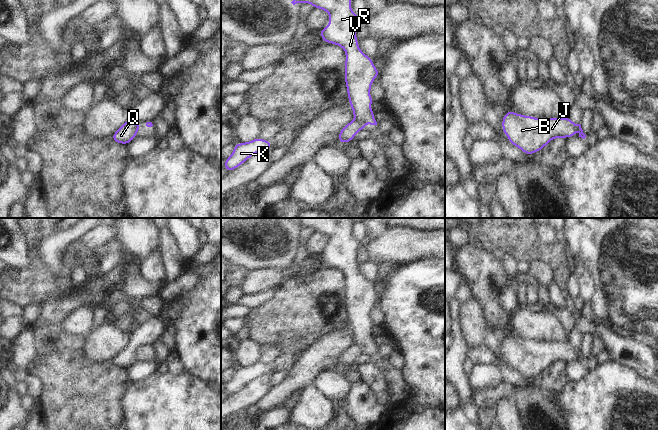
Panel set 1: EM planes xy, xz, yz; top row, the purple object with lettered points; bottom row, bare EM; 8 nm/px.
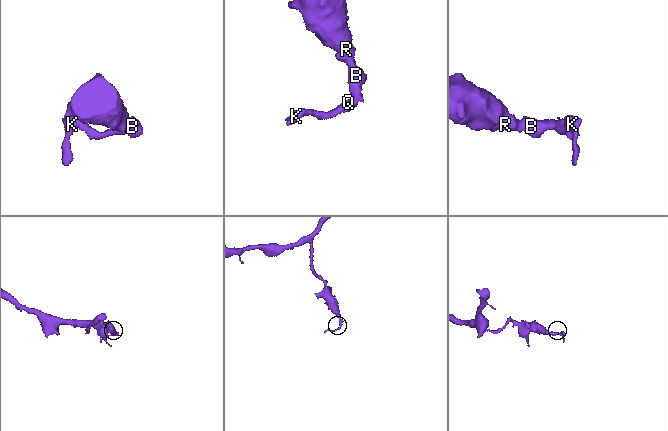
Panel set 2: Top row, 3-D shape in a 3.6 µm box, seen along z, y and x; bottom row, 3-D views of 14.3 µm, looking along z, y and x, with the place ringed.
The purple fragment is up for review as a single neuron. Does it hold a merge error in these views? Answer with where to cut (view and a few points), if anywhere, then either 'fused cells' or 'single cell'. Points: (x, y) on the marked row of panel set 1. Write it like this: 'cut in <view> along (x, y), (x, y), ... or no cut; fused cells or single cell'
cut in xz along (355, 119), (362, 128); fused cells

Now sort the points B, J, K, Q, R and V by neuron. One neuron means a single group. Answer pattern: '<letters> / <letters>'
B J R V / K Q

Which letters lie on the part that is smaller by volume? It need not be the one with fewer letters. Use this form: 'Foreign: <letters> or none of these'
Foreign: K, Q

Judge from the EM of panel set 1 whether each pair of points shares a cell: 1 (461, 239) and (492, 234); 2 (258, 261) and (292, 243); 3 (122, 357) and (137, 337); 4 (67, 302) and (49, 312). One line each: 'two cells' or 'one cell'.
1: two cells
2: one cell
3: one cell
4: one cell

